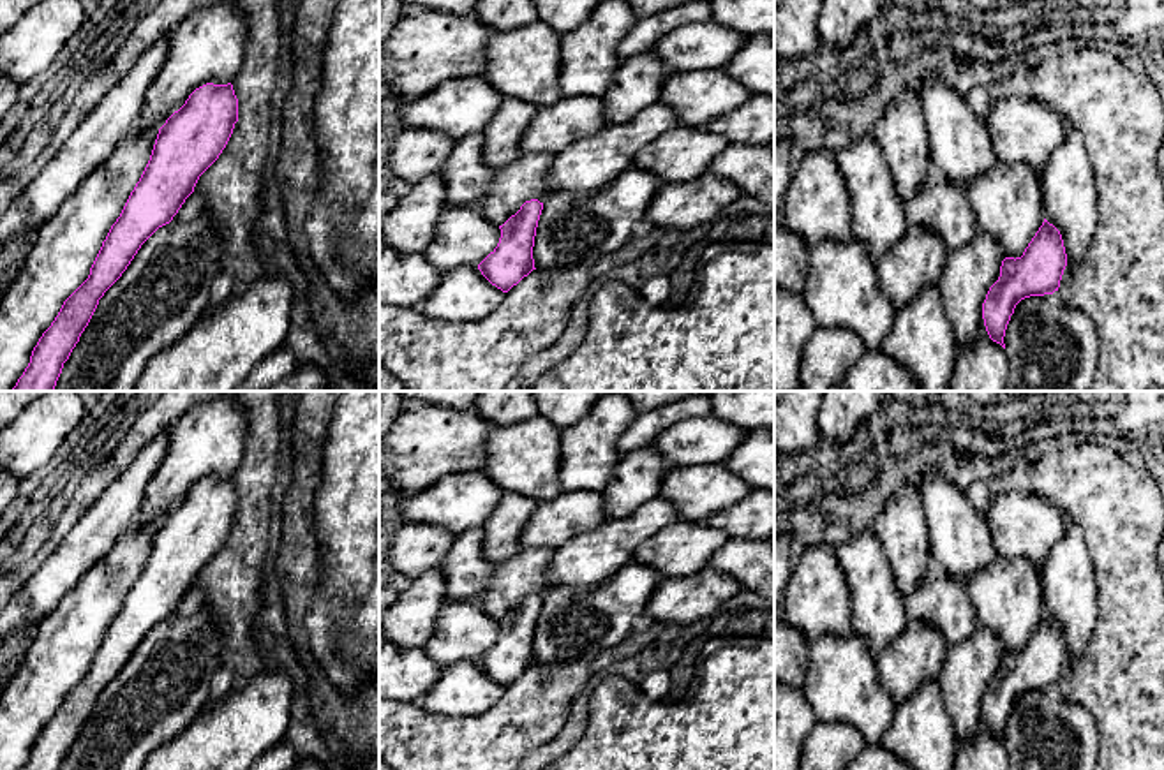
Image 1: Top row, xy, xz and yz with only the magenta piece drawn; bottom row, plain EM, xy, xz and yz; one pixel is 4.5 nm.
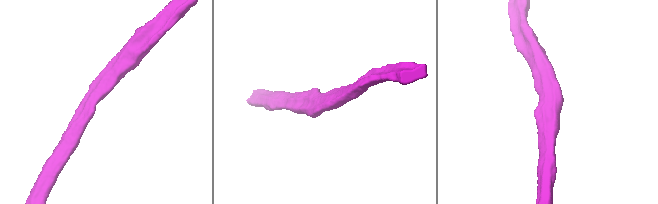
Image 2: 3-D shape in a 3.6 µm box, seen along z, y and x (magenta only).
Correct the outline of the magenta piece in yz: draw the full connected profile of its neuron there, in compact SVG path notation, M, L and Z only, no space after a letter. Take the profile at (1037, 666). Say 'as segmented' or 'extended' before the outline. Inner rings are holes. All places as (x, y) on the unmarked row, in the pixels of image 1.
as segmented; M1044 613L1023 650L1002 655L1000 671L986 689L982 714L989 733L1005 744L1004 731L1016 700L1058 685L1065 661L1062 629Z

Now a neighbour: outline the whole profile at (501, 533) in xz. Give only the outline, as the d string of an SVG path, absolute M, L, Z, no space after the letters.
M504 492L494 513L489 516L483 532L483 555L496 566L517 555L524 546L520 534L540 500L524 497L519 492Z

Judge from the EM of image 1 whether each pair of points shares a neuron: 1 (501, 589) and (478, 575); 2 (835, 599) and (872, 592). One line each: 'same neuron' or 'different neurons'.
1: different neurons
2: different neurons

